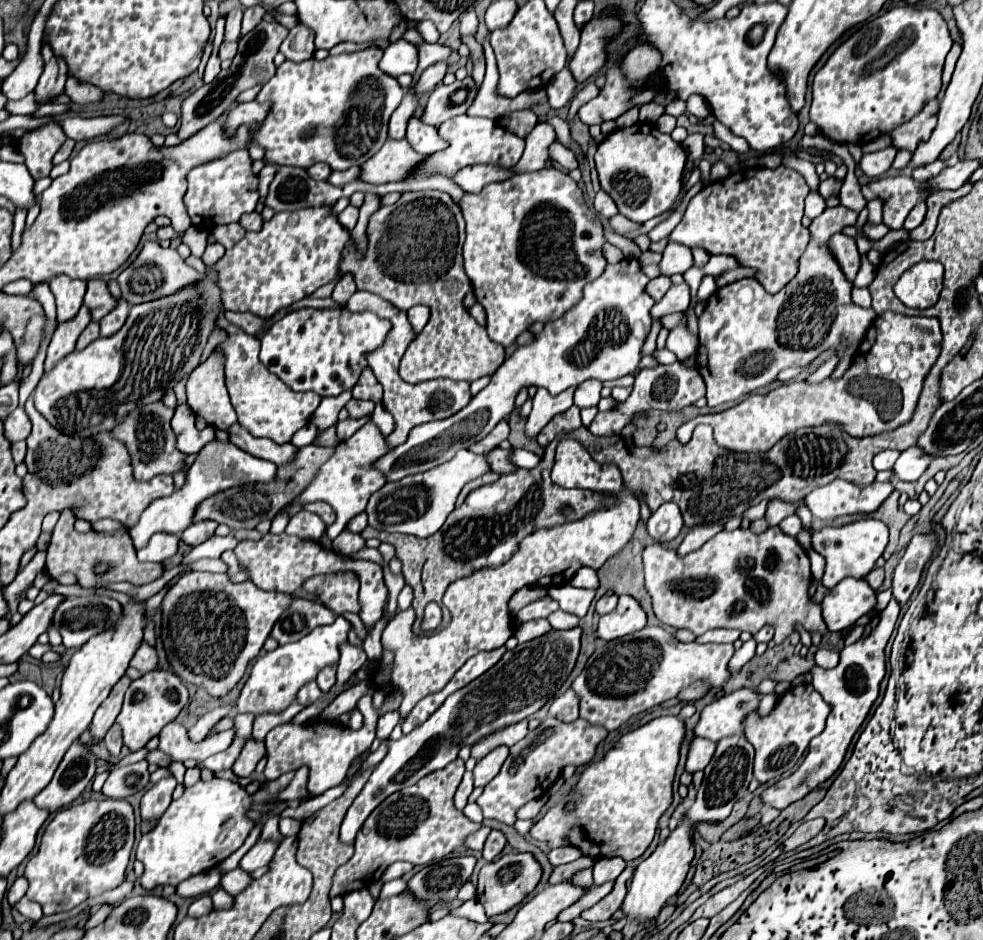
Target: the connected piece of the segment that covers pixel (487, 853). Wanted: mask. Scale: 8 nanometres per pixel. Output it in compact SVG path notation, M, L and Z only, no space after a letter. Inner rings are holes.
M492 830L486 844L484 844L484 850L482 850L482 856L486 862L492 862L506 846L506 836L500 832L500 830Z

